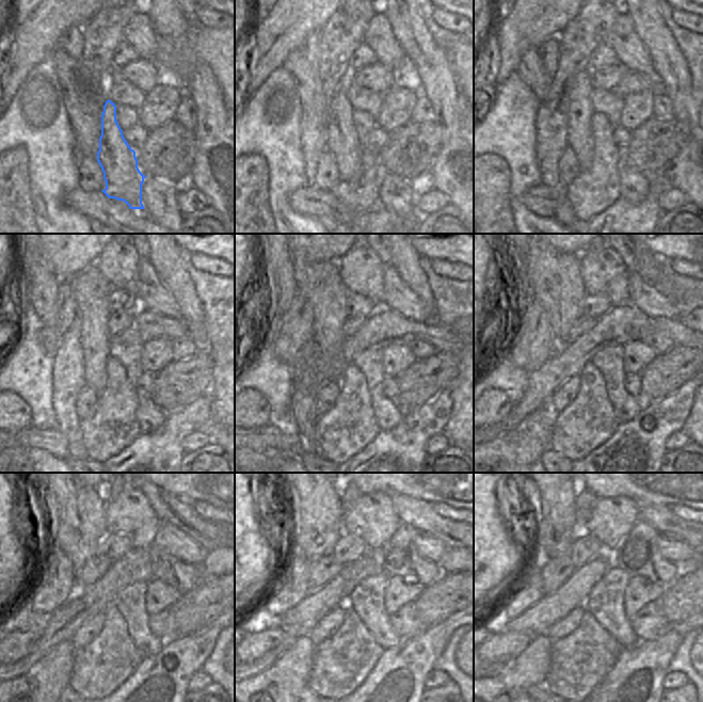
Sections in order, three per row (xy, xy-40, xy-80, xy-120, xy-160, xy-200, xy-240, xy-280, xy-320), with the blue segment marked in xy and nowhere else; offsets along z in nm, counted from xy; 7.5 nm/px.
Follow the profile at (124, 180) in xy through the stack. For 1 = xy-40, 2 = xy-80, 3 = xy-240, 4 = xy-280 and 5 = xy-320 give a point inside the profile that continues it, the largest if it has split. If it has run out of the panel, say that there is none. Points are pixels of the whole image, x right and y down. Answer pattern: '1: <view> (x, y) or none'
1: xy-40 (341, 141)
2: xy-80 (576, 107)
3: xy-240 (78, 494)
4: xy-280 (318, 494)
5: xy-320 (562, 494)

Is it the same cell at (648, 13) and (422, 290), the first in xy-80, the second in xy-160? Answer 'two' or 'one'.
one

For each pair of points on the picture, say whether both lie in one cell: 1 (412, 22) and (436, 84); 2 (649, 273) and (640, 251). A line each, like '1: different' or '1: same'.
1: same
2: same

